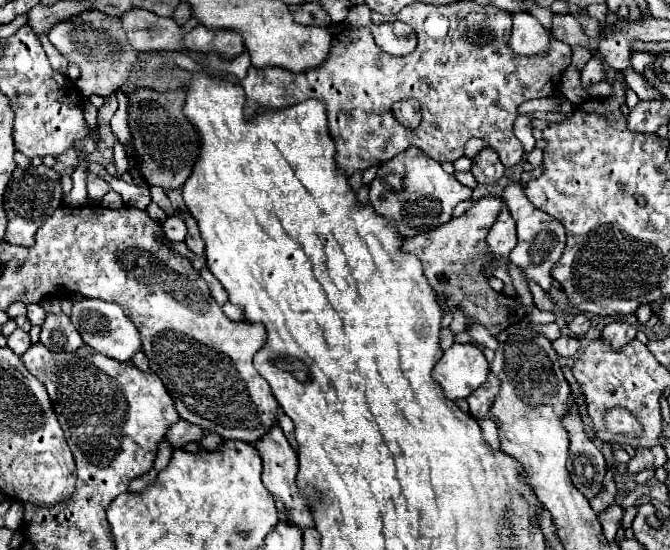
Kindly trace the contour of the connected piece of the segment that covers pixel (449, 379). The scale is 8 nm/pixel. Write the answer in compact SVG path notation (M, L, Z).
M452 344L432 370L432 378L450 400L468 398L488 378L488 362L474 344Z

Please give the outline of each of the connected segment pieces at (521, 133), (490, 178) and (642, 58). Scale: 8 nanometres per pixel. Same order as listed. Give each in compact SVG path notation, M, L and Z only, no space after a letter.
M518 116L516 122L514 122L514 136L522 142L526 154L532 152L532 148L534 148L534 142L530 142L530 132L532 132L530 118L528 116Z
M484 148L480 154L472 158L472 170L478 184L494 184L502 178L504 166L498 158L498 154L492 148Z
M636 52L636 54L632 56L632 64L634 64L634 68L636 68L638 72L644 72L644 68L646 68L648 64L652 64L652 62L654 62L654 52L648 52L648 54Z

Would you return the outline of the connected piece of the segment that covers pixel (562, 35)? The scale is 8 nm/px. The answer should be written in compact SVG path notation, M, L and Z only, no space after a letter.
M554 14L550 34L552 34L552 38L566 42L570 46L588 44L588 38L586 38L582 26L578 24L578 20L572 14Z

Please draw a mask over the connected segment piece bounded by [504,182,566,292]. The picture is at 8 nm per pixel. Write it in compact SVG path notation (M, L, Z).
M510 182L504 188L504 200L506 200L506 204L510 208L510 214L516 220L516 228L518 228L518 244L510 252L510 262L516 264L518 268L522 268L526 278L536 282L544 292L550 292L550 288L552 288L550 270L558 262L558 258L562 256L564 246L566 246L564 226L556 218L552 218L552 216L544 214L542 210L534 208L532 202L528 202L528 198L526 198L524 188L516 182Z

